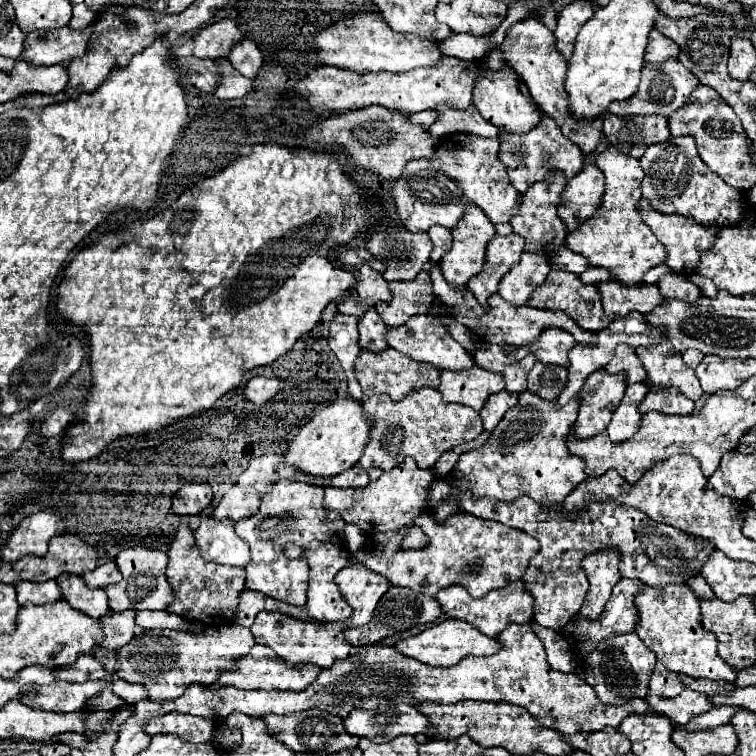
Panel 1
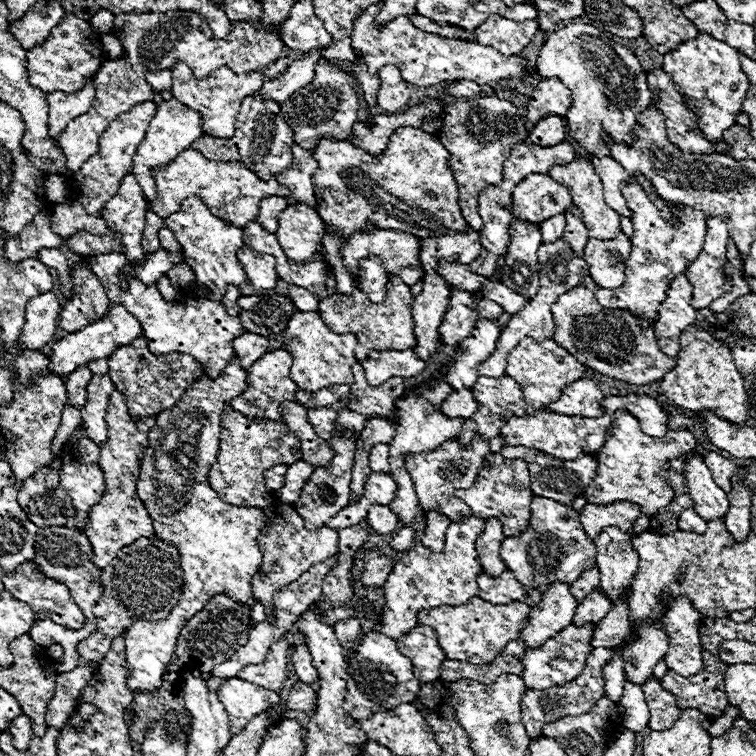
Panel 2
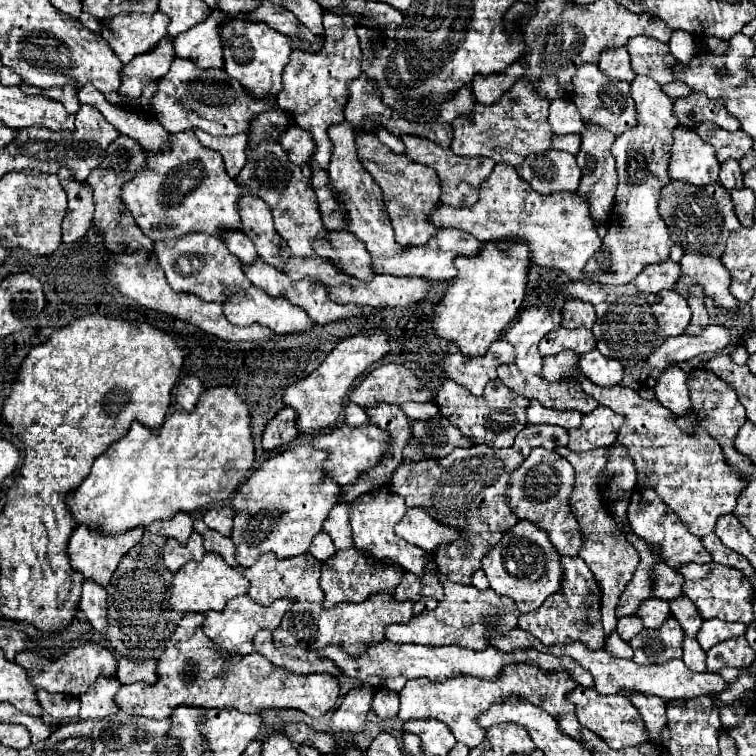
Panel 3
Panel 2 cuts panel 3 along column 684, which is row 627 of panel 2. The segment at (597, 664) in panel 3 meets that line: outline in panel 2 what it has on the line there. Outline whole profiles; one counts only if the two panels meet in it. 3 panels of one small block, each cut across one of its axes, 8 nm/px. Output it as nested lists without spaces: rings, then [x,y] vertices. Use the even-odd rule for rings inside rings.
[[[678,596],[664,618],[670,650],[666,654],[668,668],[678,674],[692,676],[702,668],[702,642],[700,642],[700,612],[684,596]]]

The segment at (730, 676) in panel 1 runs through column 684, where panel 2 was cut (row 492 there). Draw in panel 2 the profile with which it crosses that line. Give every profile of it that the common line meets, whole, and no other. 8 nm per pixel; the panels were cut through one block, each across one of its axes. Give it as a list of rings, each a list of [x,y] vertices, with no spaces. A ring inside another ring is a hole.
[[[618,410],[614,414],[612,424],[606,430],[604,446],[596,452],[596,458],[600,462],[598,476],[592,486],[584,492],[588,502],[596,504],[608,504],[608,502],[636,502],[642,510],[642,514],[652,516],[660,508],[668,506],[674,498],[674,490],[668,486],[668,482],[660,476],[662,464],[668,464],[672,458],[680,458],[684,454],[696,450],[697,439],[690,430],[672,430],[662,438],[646,436],[640,430],[638,420],[628,414],[628,410]]]

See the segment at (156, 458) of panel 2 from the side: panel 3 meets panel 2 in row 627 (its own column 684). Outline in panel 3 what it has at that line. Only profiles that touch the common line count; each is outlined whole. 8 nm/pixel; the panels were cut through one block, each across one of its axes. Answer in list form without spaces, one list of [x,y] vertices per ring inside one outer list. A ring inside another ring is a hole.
[[[676,128],[672,156],[668,166],[670,178],[694,186],[708,186],[718,182],[720,164],[716,162],[714,148],[706,144],[696,132]]]

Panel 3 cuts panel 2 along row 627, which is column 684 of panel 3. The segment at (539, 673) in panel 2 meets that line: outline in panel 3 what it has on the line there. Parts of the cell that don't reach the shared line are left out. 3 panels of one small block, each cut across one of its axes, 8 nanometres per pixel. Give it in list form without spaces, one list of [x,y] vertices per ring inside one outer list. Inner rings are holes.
[[[712,562],[712,564],[686,564],[678,572],[684,576],[684,596],[688,596],[696,604],[704,620],[720,618],[724,622],[742,622],[746,626],[752,624],[754,614],[748,594],[752,590],[752,584],[744,578],[740,570]]]

